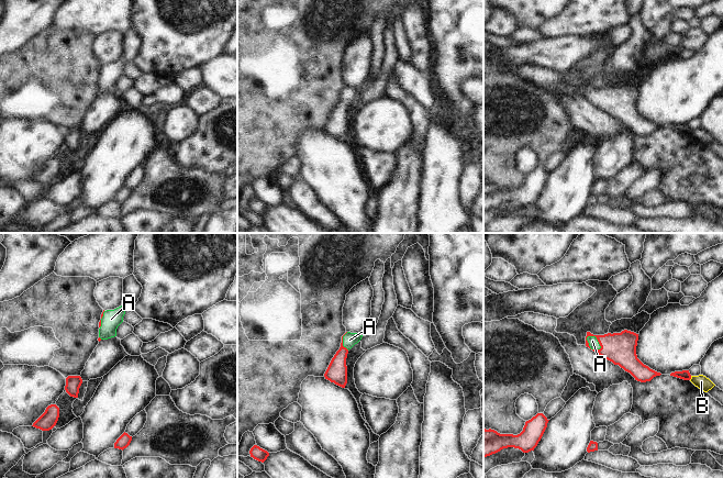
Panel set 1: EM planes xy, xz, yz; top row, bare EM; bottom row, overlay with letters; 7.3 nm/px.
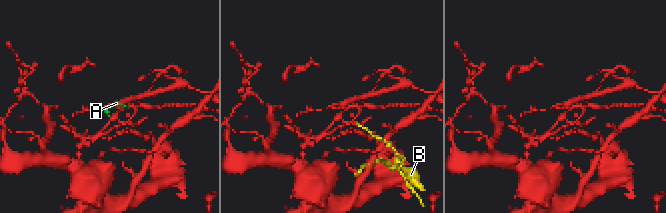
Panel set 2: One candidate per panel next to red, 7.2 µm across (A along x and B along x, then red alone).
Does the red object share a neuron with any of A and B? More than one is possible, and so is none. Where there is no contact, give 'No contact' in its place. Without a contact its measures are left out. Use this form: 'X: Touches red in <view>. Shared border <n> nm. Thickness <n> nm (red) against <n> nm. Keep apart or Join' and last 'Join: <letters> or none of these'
A: Touches red in yz. Shared border 140 nm. Thickness 240 nm (red) against 70 nm. Join
B: Touches red in yz. Shared border 40 nm. Thickness 70 nm (red) against 100 nm. Keep apart
Join: A.

